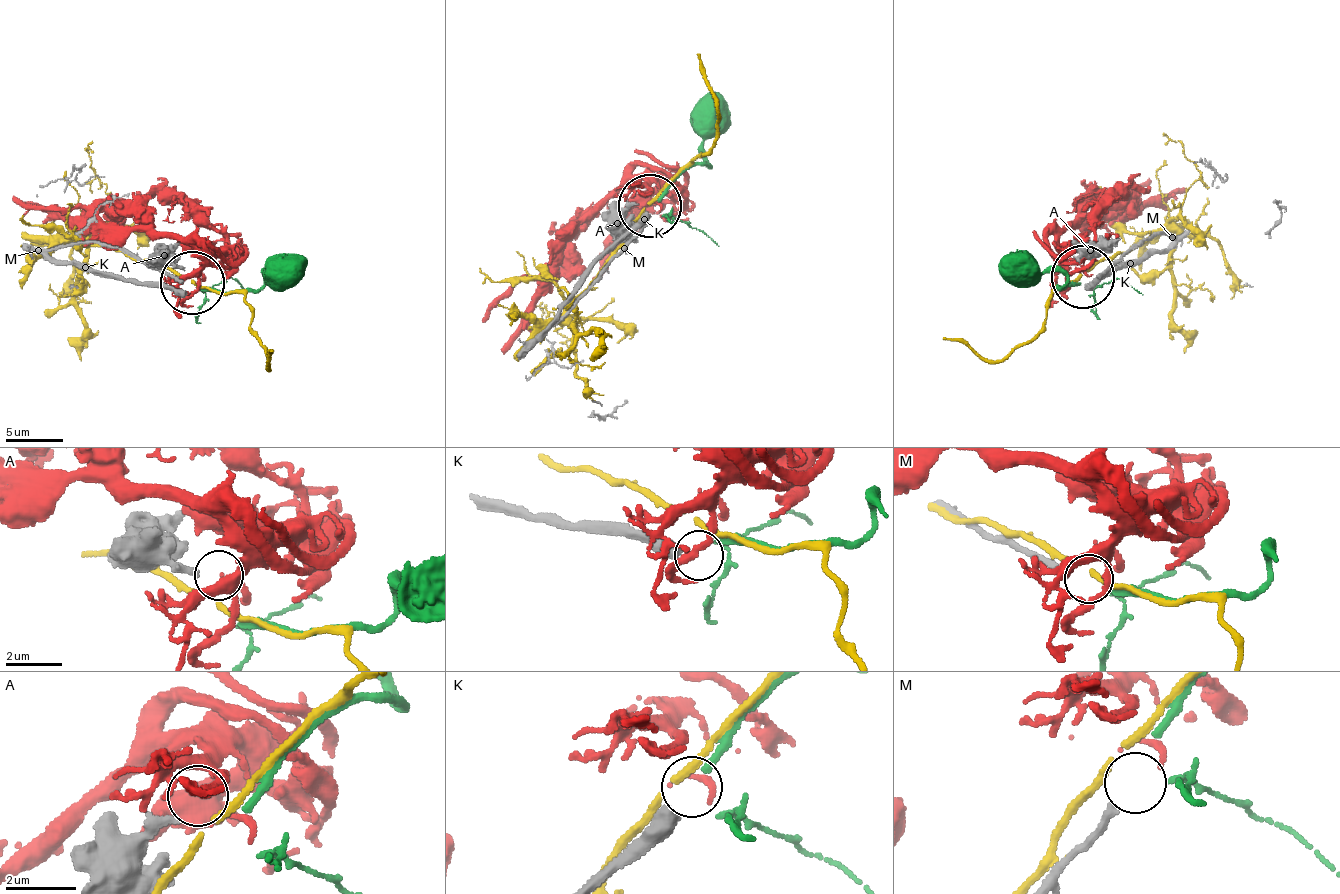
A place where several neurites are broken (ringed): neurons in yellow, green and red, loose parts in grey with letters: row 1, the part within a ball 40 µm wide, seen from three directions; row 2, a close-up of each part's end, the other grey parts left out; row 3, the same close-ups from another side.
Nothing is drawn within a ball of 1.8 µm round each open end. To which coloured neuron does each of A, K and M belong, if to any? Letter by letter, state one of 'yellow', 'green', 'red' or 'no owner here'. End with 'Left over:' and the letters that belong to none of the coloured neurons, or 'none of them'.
A: red
K: no owner here
M: green
Left over: K

